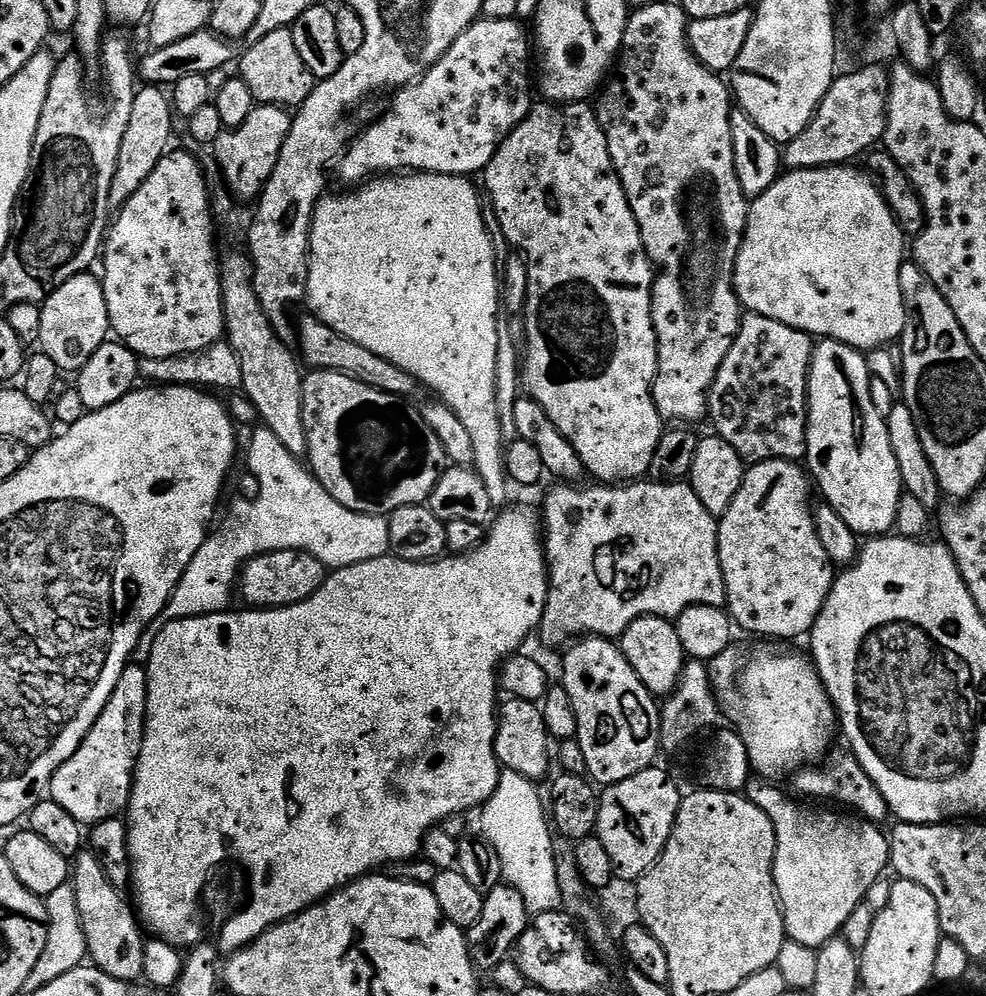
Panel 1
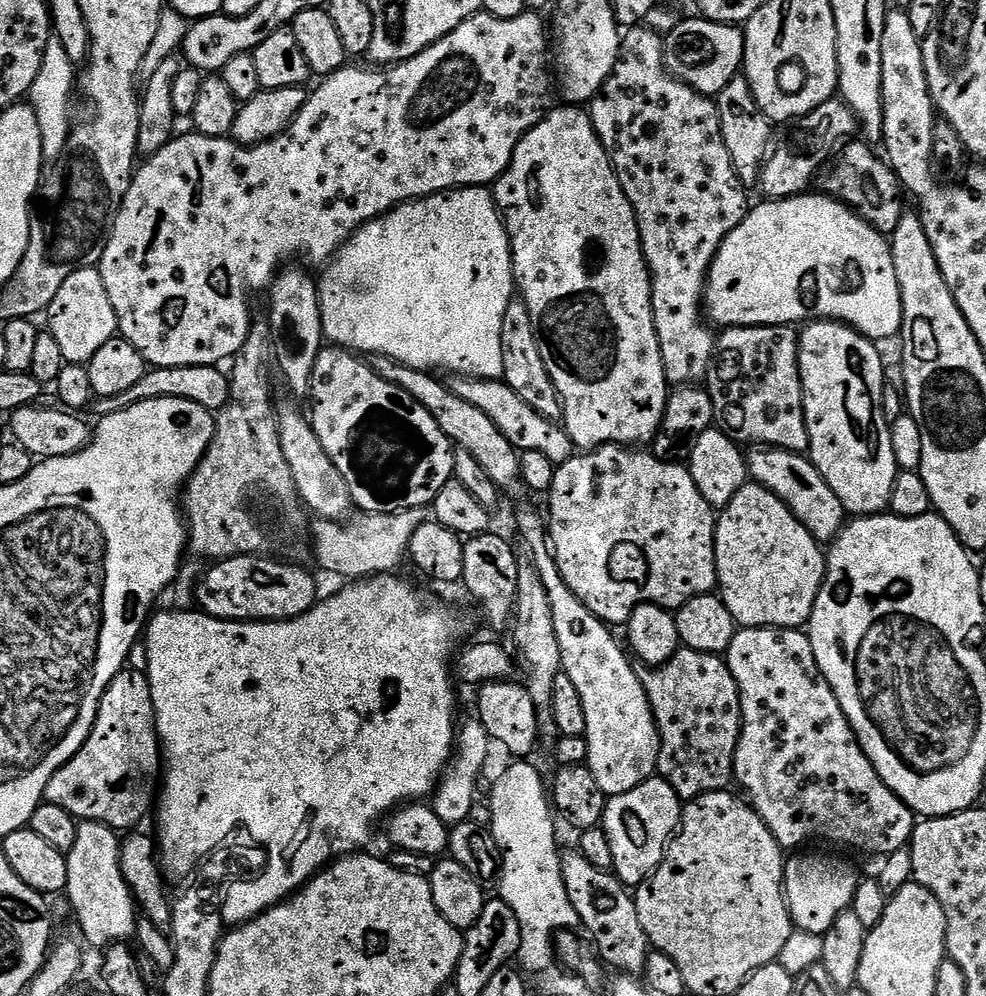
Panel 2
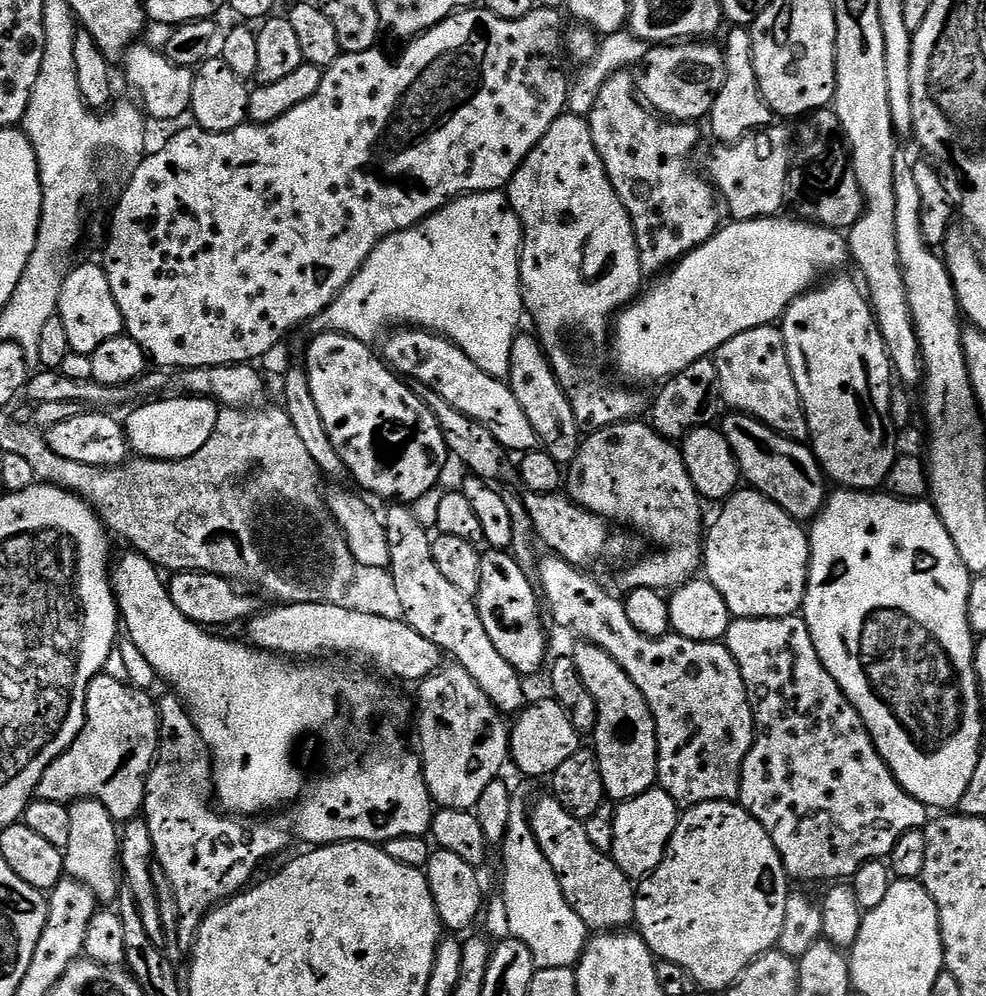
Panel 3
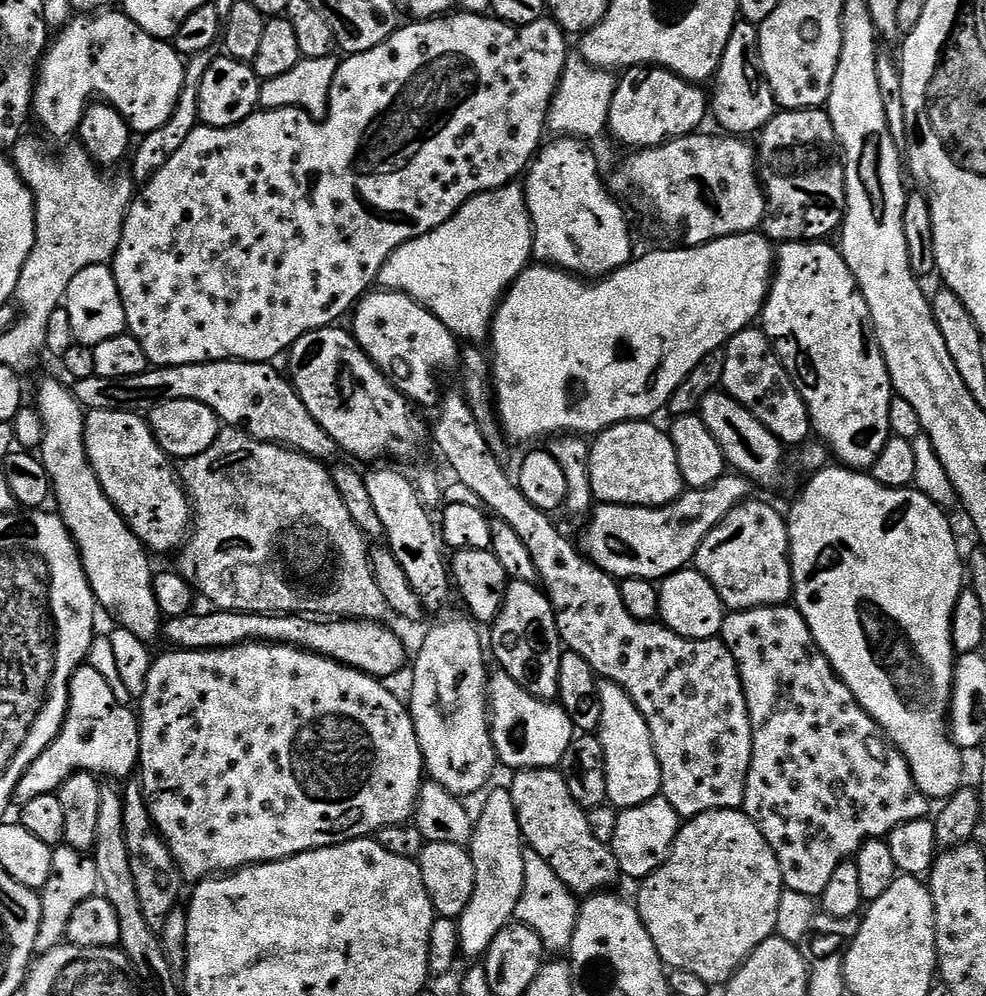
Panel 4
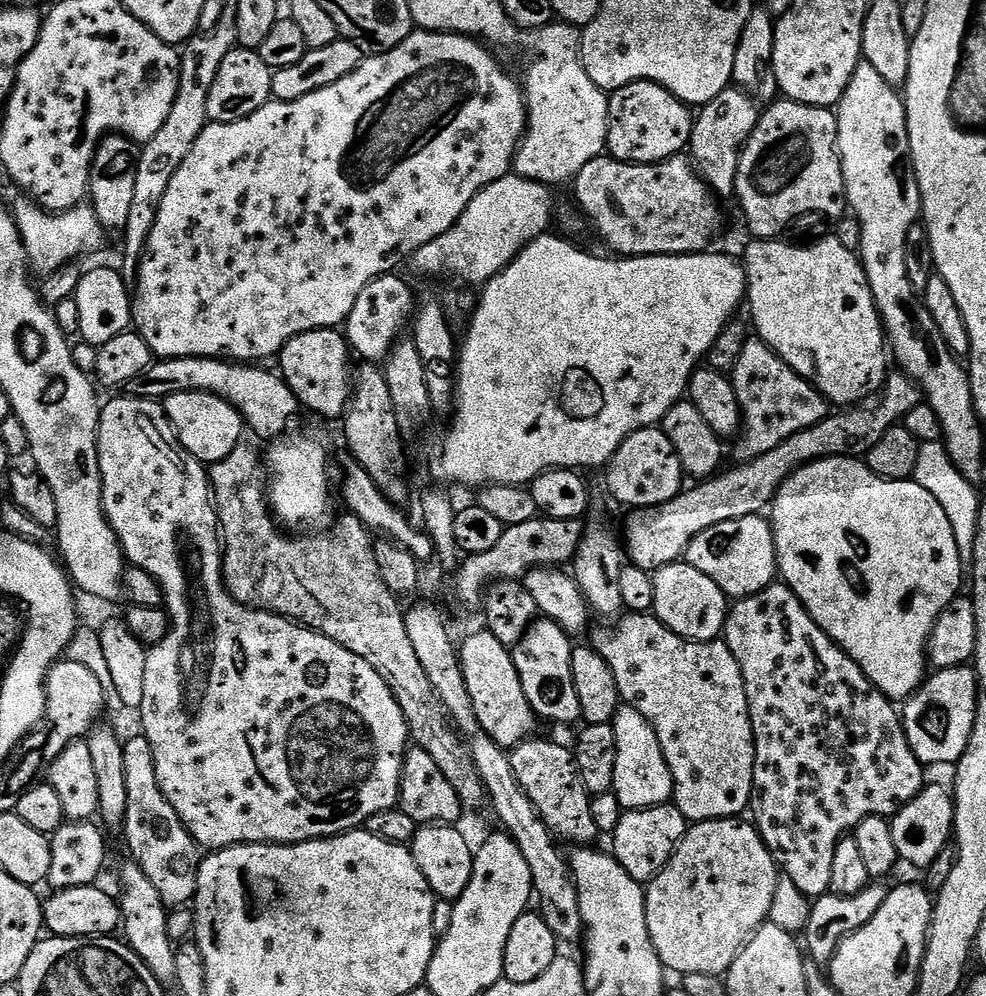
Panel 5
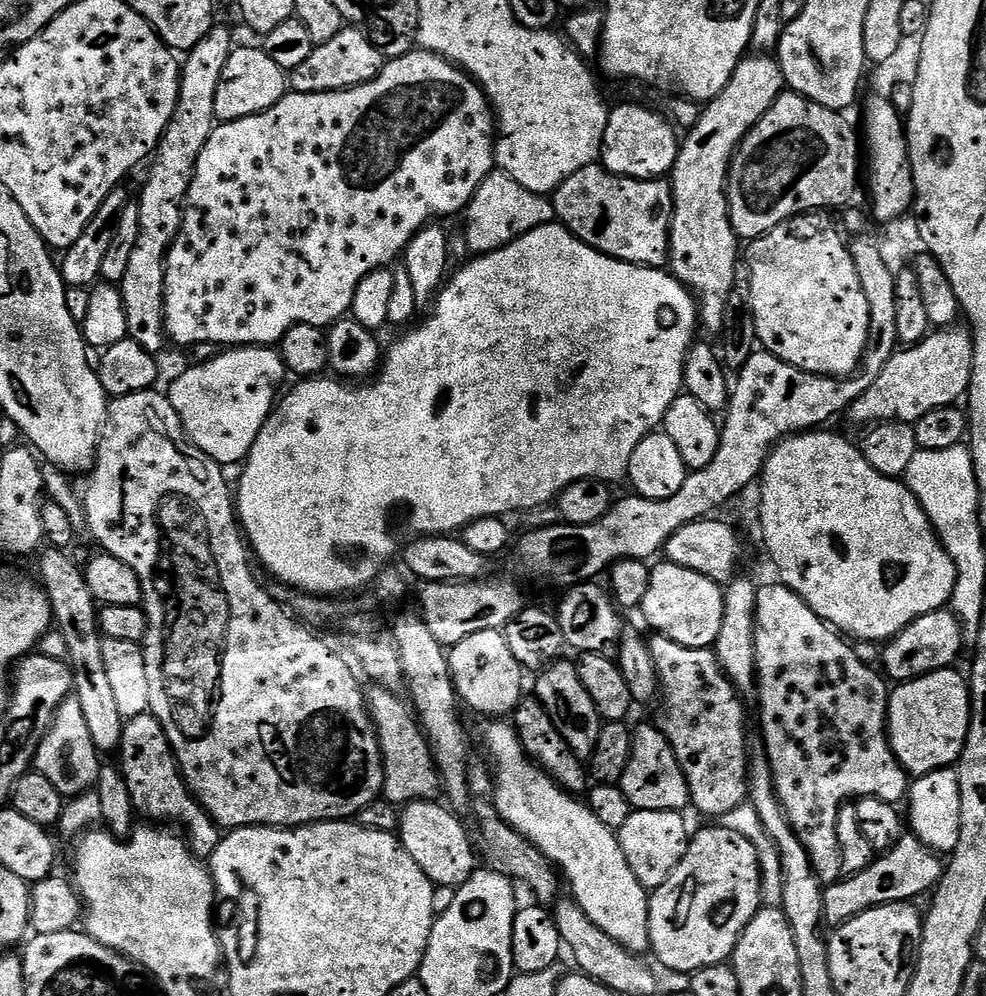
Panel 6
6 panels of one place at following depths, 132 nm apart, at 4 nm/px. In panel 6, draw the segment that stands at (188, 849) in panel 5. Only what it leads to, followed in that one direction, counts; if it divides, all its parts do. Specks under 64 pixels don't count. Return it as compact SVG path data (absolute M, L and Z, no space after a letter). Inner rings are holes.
M150 714L129 719L124 725L122 742L118 749L118 767L126 778L132 805L148 822L177 820L188 828L186 839L197 858L210 858L222 839L222 829L210 818L210 814L196 801L180 772L180 763L172 753L170 742L162 726Z

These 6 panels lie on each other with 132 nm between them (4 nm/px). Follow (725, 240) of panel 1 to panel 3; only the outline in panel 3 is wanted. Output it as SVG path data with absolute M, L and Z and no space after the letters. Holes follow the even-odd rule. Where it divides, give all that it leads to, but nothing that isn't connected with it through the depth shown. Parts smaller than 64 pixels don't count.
M631 71L616 72L612 75L607 82L602 86L602 90L598 90L598 98L594 102L592 111L588 113L588 125L590 126L590 134L594 138L594 146L598 150L598 154L604 163L606 174L610 178L610 182L614 186L614 190L618 194L618 198L622 198L622 202L626 206L626 210L632 219L632 229L636 235L636 245L638 246L638 254L640 255L640 271L641 273L648 274L648 272L656 272L660 274L665 271L669 266L675 265L684 256L692 252L698 246L702 246L711 236L715 236L718 229L721 227L722 219L720 220L720 212L722 216L722 208L718 203L718 193L711 183L703 175L699 176L684 159L695 150L700 144L700 132L695 123L692 122L677 122L675 120L667 119L651 110L649 110L638 99L636 90L636 81Z

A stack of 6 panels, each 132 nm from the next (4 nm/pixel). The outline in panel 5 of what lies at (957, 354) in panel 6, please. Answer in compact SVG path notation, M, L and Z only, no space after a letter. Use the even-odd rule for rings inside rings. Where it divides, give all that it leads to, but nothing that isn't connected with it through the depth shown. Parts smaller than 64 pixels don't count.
M896 370L885 379L882 395L876 402L877 404L873 408L852 406L847 410L833 411L822 422L818 422L806 430L798 430L798 434L786 438L786 442L774 446L774 450L766 450L766 454L762 454L758 458L737 463L735 465L737 468L725 467L712 479L693 483L691 485L693 488L685 487L679 496L675 496L674 499L668 500L659 507L644 506L633 511L636 513L629 518L628 525L624 528L624 536L622 532L622 544L626 549L627 559L635 567L644 568L651 573L655 573L657 568L665 568L668 564L677 563L687 553L693 538L702 534L702 530L710 530L710 526L718 526L718 522L734 522L734 518L761 515L771 505L772 500L776 497L776 491L780 489L784 479L793 476L802 466L815 460L825 460L831 456L863 457L872 449L874 442L878 442L878 438L887 428L897 427L903 421L904 416L910 414L910 410L914 410L914 406L918 406L922 402L922 393L910 377Z

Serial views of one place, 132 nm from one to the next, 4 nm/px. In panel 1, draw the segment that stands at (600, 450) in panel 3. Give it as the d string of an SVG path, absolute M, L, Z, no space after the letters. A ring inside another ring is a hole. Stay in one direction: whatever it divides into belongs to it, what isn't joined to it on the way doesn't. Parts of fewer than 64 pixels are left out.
M641 478L641 479L639 479L639 480L637 480L637 481L635 481L635 482L625 482L625 483L623 483L623 484L605 484L605 483L603 483L603 482L592 482L592 483L589 483L589 485L590 485L590 486L589 486L589 488L580 488L580 487L584 487L584 486L577 486L577 485L576 485L576 484L575 484L575 483L572 483L572 482L564 482L564 483L561 483L561 484L560 484L560 485L559 485L559 486L556 486L556 487L560 487L560 488L556 488L556 489L554 489L554 490L553 490L553 492L552 492L552 493L550 493L550 494L549 494L549 496L548 496L548 497L546 497L546 498L545 498L545 500L544 500L544 512L543 512L543 508L542 508L542 543L543 543L543 545L544 545L544 547L545 547L545 549L546 549L546 559L547 559L547 561L548 561L548 574L549 574L549 577L550 577L550 583L549 583L549 586L548 586L548 601L547 601L547 602L546 602L546 610L545 610L545 611L544 611L544 620L543 620L543 621L542 621L542 622L541 622L541 624L540 624L540 627L539 627L539 629L538 629L538 636L541 636L541 638L542 638L542 639L544 639L544 640L541 640L541 641L543 641L543 643L544 643L544 644L545 644L545 645L548 645L548 646L557 646L557 645L556 645L556 644L564 644L564 643L565 643L565 644L564 644L564 645L567 645L567 644L568 644L568 643L569 643L569 640L568 640L568 636L576 636L576 637L572 637L572 638L618 638L618 637L619 637L619 636L620 636L620 635L622 635L622 634L623 634L623 632L624 632L624 631L625 631L625 630L627 630L627 629L628 629L628 628L629 628L629 627L630 627L630 626L631 626L631 625L632 625L632 623L633 623L633 622L635 622L635 620L637 620L637 619L638 619L638 618L642 618L642 617L643 617L643 616L663 616L663 617L665 617L665 618L675 618L675 617L677 617L677 616L681 616L681 614L682 614L682 613L683 613L683 612L685 612L685 611L686 611L686 609L688 609L688 608L689 608L689 607L690 607L690 606L694 606L694 605L695 605L695 604L701 604L701 605L702 605L702 606L714 606L714 607L715 607L715 608L724 608L724 607L725 607L725 605L727 605L727 603L728 603L728 591L727 591L727 590L726 590L726 582L725 582L725 581L724 581L724 575L723 575L723 574L722 574L722 566L721 566L721 565L720 565L720 559L719 559L719 558L718 558L718 534L719 534L719 533L720 533L720 530L719 530L719 527L718 527L718 520L717 520L717 517L715 517L715 516L712 516L712 515L711 515L711 514L710 514L710 510L706 510L706 506L702 506L702 502L698 502L698 494L694 494L694 490L693 490L693 489L692 489L692 485L691 485L691 483L688 483L688 482L681 482L681 483L678 483L678 484L658 484L658 483L656 483L656 481L655 481L655 480L653 480L653 479L651 479L651 478Z

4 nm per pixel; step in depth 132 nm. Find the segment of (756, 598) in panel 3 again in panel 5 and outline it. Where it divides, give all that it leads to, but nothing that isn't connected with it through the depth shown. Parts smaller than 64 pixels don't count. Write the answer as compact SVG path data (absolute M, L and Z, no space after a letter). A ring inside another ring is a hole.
M763 515L734 518L734 522L718 522L710 530L702 530L690 542L686 562L694 570L702 570L729 598L753 596L777 583L776 547L772 525Z

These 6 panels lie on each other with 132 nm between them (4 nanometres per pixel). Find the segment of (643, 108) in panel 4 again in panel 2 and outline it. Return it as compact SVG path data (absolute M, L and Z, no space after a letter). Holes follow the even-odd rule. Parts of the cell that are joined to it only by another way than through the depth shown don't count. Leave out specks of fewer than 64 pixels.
M695 18L696 20L681 19L670 32L663 37L664 42L664 68L683 84L689 84L694 90L698 90L703 96L716 97L735 76L741 75L744 63L744 34L737 25L719 24L713 20Z

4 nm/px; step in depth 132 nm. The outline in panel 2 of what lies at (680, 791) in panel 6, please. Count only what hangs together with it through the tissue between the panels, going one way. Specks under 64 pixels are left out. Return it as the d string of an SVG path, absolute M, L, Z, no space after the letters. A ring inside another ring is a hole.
M520 508L516 512L516 528L528 547L525 548L527 555L532 557L543 589L549 595L554 634L561 651L561 669L570 682L574 682L582 698L582 710L586 710L586 766L594 774L598 786L602 786L605 797L626 794L626 790L634 790L634 786L653 779L660 753L660 733L656 731L656 719L652 717L652 707L642 682L636 677L629 653L622 644L620 649L619 642L612 637L613 629L586 610L574 590L566 586L548 543L545 517L532 508Z

